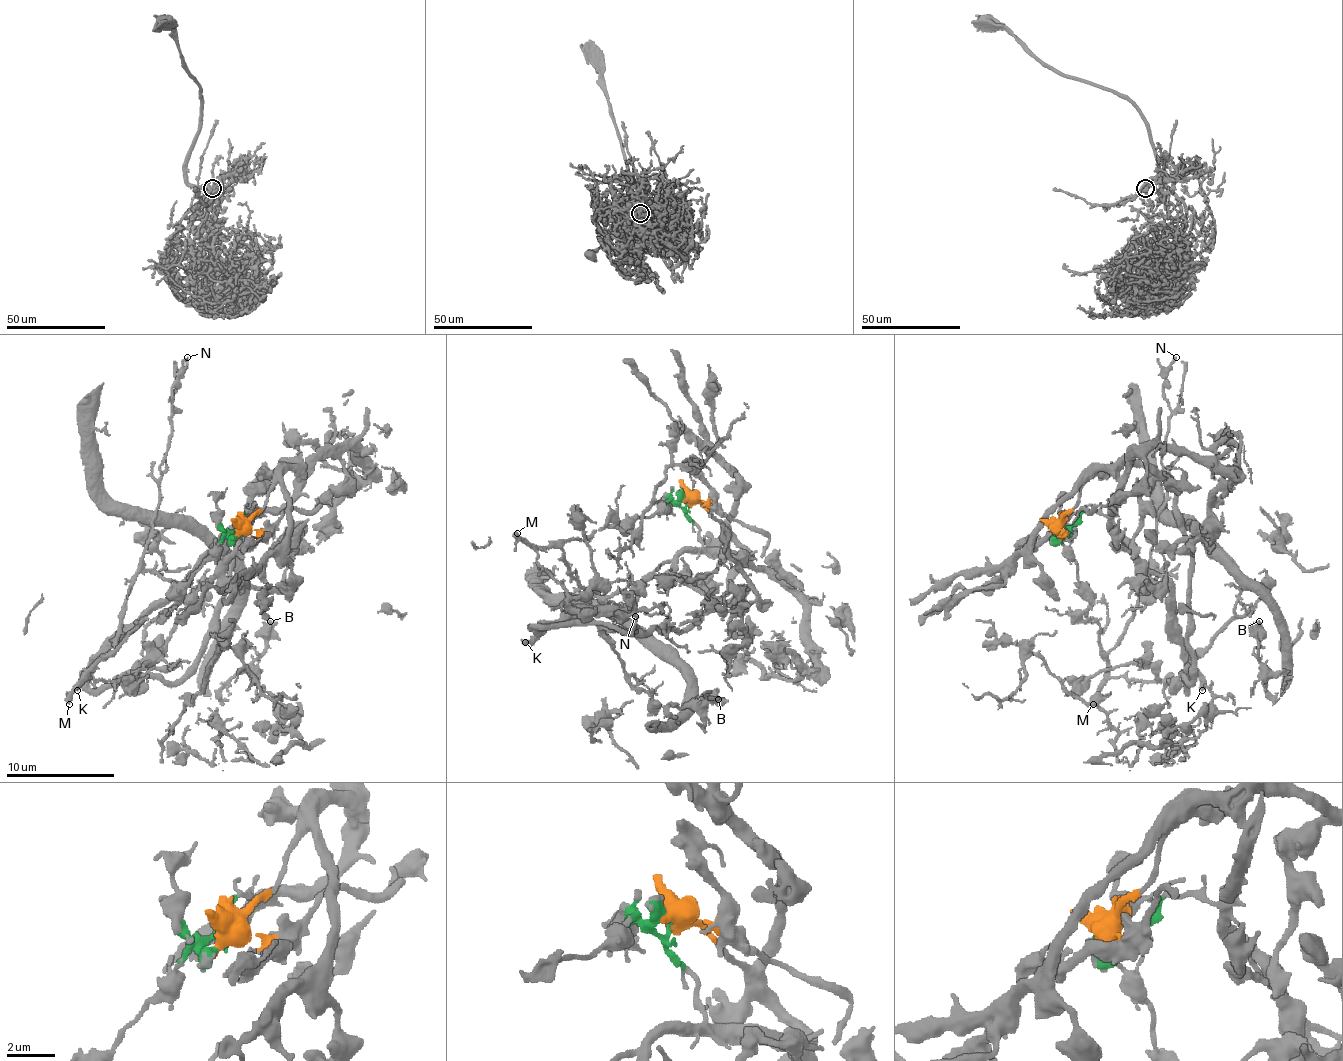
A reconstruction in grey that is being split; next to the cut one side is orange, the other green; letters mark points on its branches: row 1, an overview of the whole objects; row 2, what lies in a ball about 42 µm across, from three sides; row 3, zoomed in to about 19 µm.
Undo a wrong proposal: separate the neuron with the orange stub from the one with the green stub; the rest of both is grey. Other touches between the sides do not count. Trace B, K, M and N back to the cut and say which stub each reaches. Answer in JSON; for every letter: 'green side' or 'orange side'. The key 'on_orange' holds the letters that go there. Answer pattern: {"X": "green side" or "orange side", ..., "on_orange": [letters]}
{"B": "green side", "K": "orange side", "M": "green side", "N": "green side", "on_orange": ["K"]}

